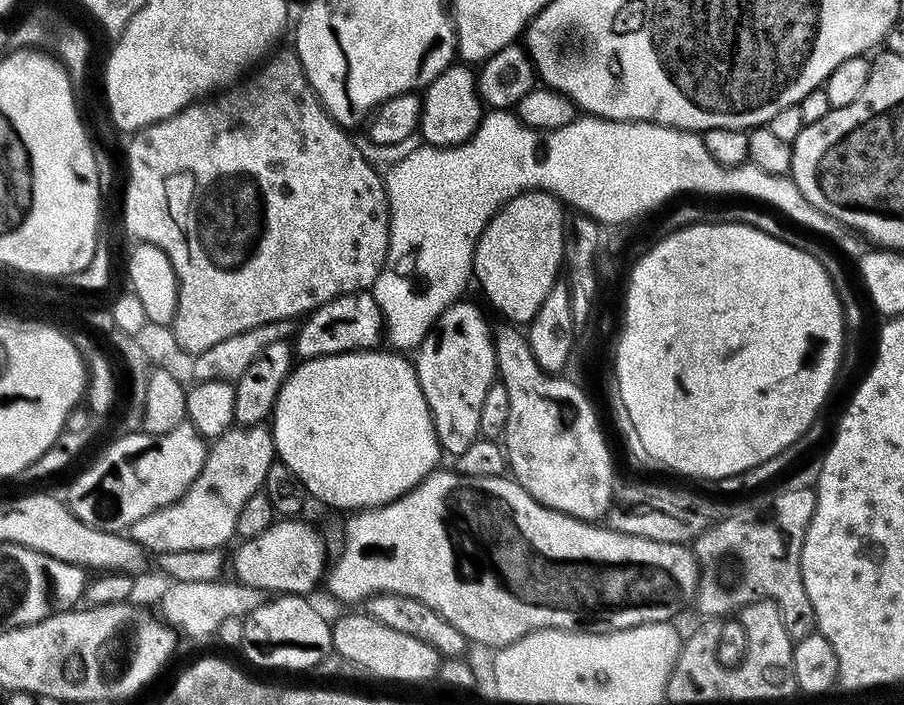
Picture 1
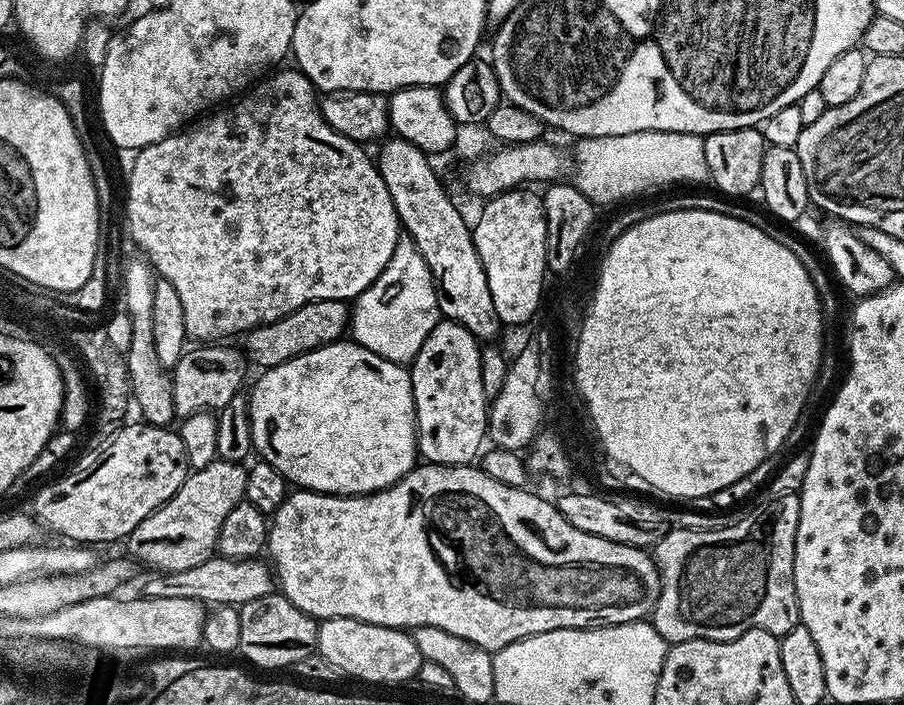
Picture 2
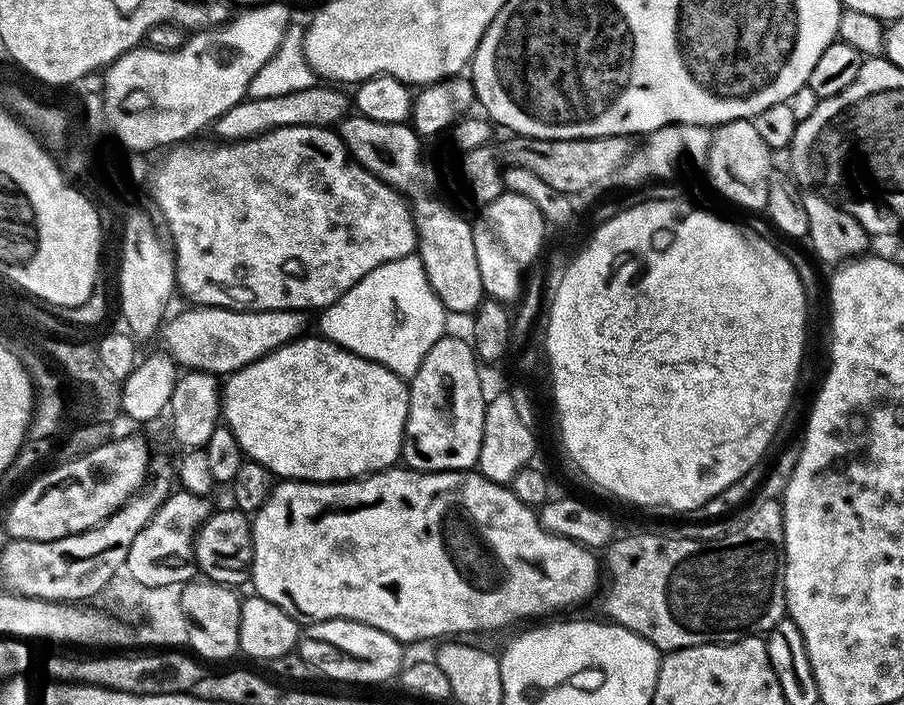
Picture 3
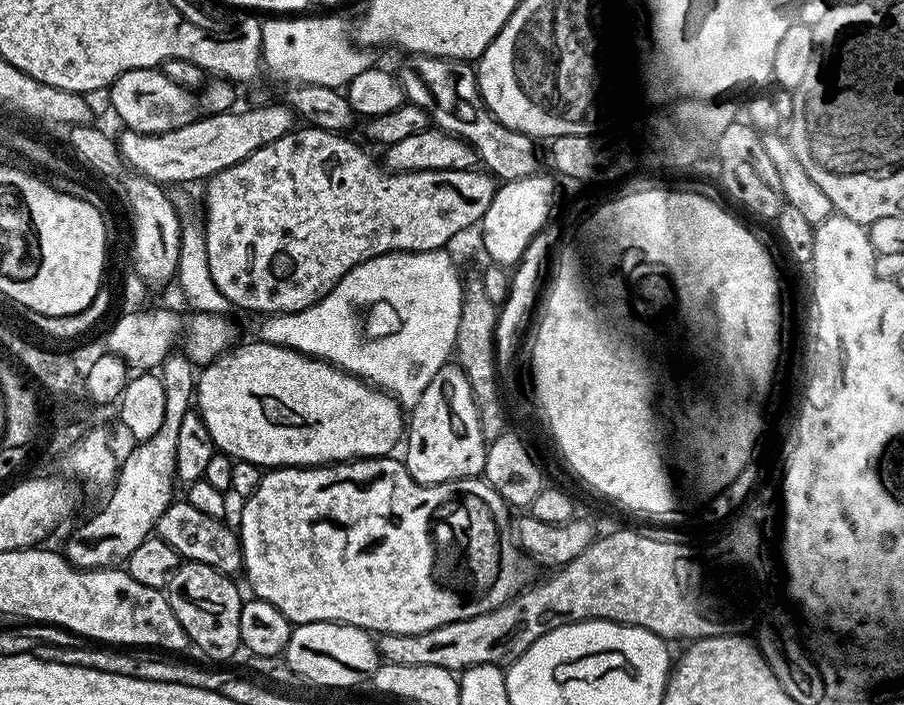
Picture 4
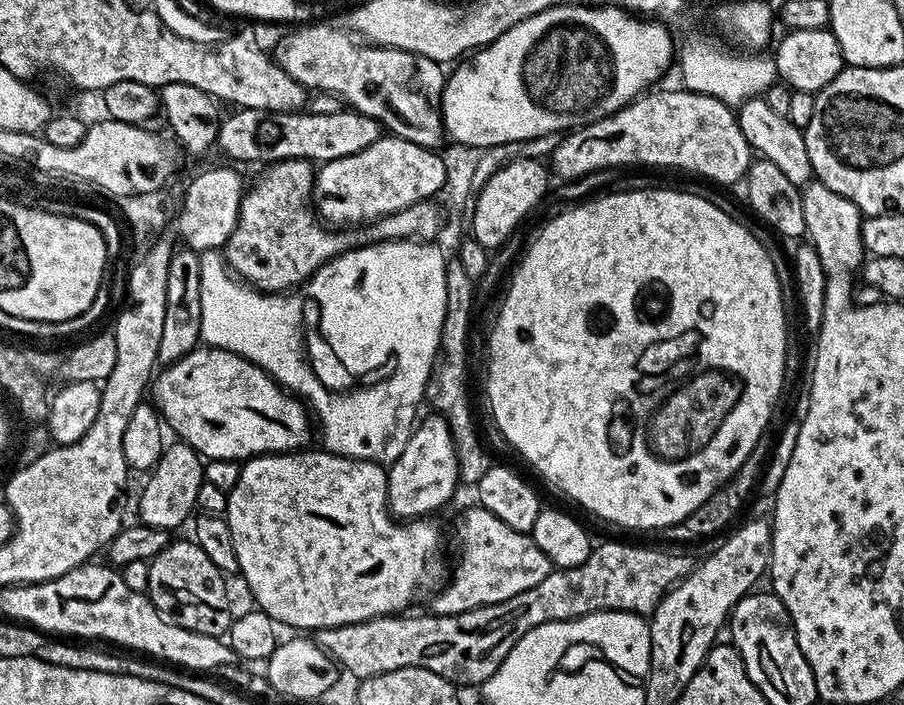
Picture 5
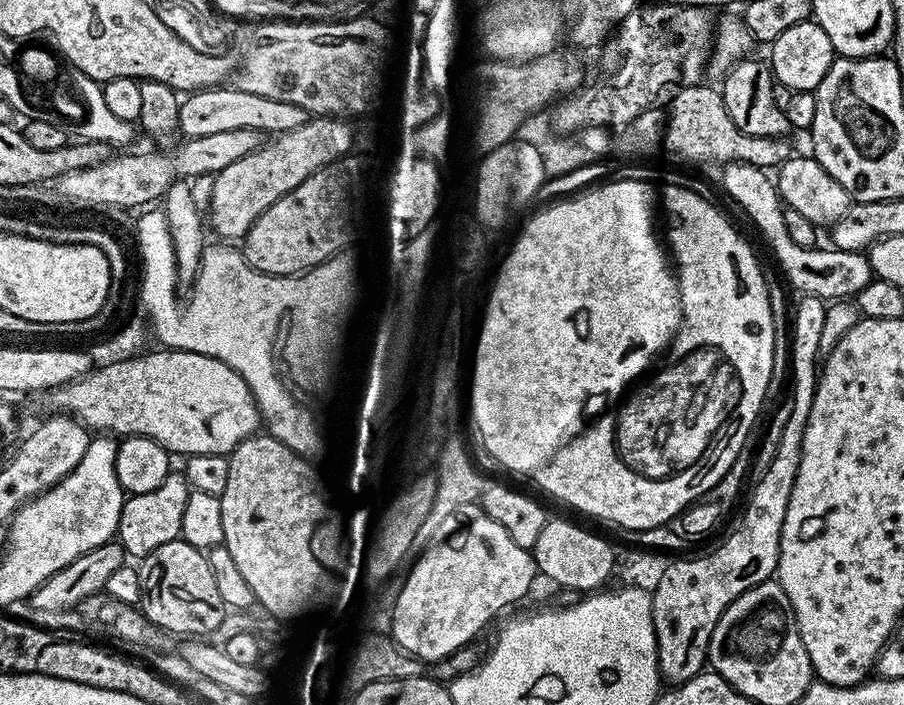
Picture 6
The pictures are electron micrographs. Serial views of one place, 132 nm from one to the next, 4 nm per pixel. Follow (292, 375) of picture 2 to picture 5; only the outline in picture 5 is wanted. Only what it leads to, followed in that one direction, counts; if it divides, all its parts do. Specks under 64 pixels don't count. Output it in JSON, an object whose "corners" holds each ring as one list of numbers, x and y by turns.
{"corners":[[197,350,186,354,182,359,175,360,171,366,163,369,164,376,157,375,154,380,154,392,156,388,156,400,158,411,162,417,163,423,169,429,172,428,177,432,179,439,185,444,189,444,193,450,200,453,201,457,211,458,214,460,250,460,254,456,266,456,275,454,277,452,291,452,293,450,300,450,305,447,304,444,308,440,308,424,310,428,310,414,305,407,302,407,299,399,291,400,287,396,287,391,278,390,275,383,270,382,269,377,261,373,260,369,253,366,248,360,239,359,233,352,226,352,223,350]]}

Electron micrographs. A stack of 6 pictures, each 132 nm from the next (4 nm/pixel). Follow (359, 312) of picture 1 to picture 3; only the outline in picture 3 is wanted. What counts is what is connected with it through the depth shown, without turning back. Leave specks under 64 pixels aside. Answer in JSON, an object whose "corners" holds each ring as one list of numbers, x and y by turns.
{"corners":[[188,306,172,321,163,325,163,351,171,356,181,369,209,372,217,378,227,378,238,370,258,362,266,354,277,352,282,346,299,341,305,335,303,311,262,310,239,312,233,308,201,308]]}

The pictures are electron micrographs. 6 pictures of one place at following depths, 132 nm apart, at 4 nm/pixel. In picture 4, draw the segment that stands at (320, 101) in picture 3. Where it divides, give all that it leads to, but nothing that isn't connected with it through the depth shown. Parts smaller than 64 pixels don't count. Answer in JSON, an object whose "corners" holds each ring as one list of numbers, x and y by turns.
{"corners":[[264,104,261,108,248,108,245,112,236,111,229,110,204,114,178,130,170,130,157,136,147,136,141,132,127,130,121,131,120,138,118,136,120,158,128,165,131,171,138,172,161,186,188,184,191,180,204,182,207,181,208,177,218,174,238,162,242,162,242,158,246,158,254,150,258,150,262,146,282,138,287,132,293,131,294,128,294,123,292,124,292,120,294,121,293,113,284,106,279,108,276,104]]}

